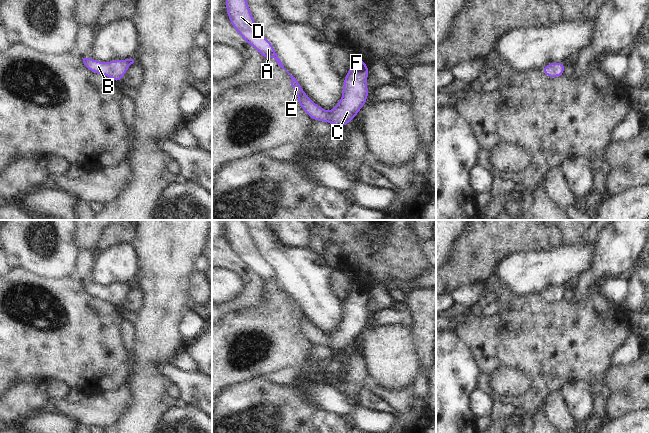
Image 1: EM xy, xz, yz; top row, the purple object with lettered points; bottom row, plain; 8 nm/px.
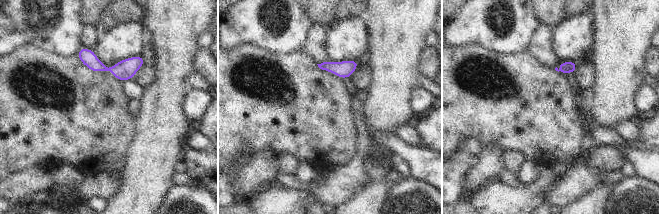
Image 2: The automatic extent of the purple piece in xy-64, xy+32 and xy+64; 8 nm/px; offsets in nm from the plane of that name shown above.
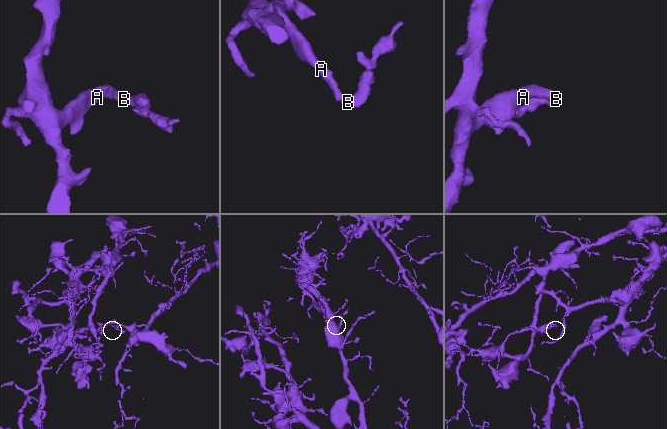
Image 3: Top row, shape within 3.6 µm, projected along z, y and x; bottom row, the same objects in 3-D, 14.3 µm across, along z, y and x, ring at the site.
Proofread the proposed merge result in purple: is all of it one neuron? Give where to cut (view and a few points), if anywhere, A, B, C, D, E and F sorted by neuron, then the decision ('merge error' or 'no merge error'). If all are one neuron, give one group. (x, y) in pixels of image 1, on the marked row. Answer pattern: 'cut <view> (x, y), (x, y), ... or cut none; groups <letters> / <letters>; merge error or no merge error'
cut none; groups A B C D E F; no merge error

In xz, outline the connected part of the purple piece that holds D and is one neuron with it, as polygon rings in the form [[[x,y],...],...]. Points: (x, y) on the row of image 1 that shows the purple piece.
[[[226,0],[226,13],[232,27],[247,44],[253,46],[264,59],[274,58],[277,64],[290,75],[291,86],[298,97],[299,107],[306,112],[310,119],[329,122],[334,127],[344,127],[364,108],[369,93],[367,87],[369,66],[361,58],[356,56],[351,58],[352,63],[348,73],[344,76],[342,98],[329,112],[313,102],[296,78],[284,68],[273,45],[264,37],[254,22],[247,0]]]

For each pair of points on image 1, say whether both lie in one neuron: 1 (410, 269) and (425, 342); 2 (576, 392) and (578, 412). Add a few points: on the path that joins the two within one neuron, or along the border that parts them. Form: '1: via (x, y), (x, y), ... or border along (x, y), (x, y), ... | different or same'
1: border along (420, 289), (409, 291), (405, 295) | different
2: via (578, 397), (578, 407) | same

